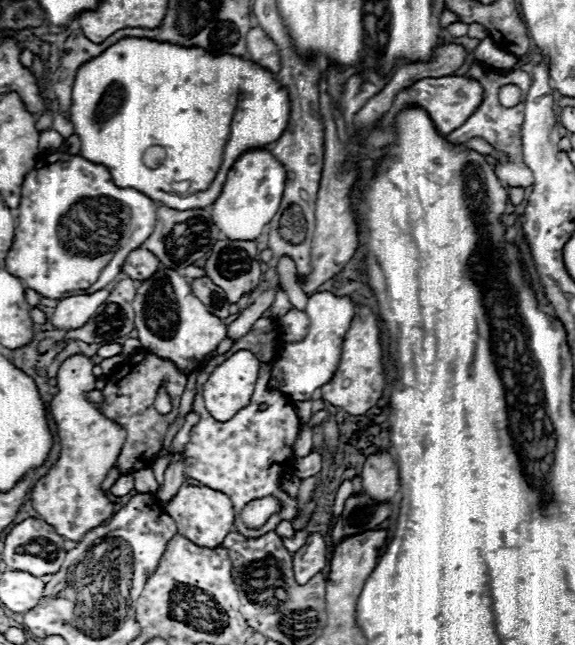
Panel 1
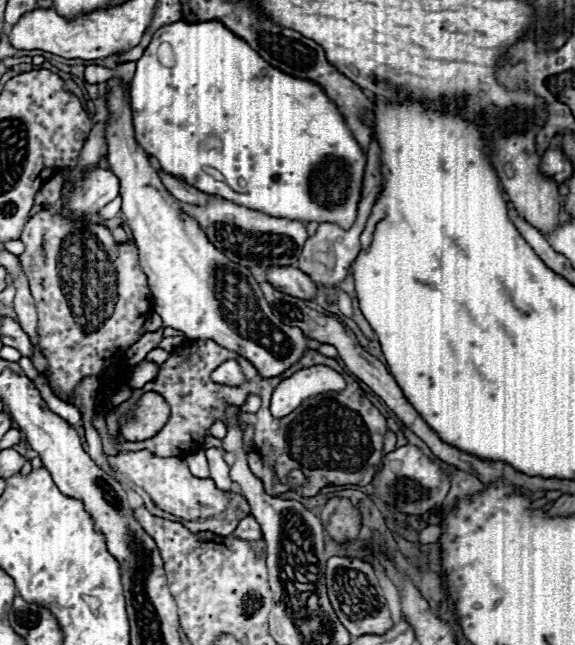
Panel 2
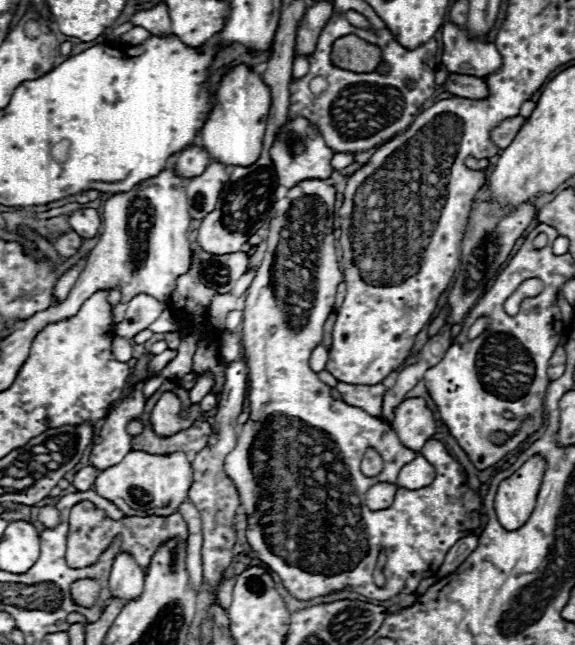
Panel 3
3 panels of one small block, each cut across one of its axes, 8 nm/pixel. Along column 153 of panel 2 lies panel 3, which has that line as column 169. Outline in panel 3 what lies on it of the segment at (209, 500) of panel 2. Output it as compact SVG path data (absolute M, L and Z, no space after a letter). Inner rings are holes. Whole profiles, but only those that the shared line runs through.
M140 450L128 452L124 460L112 468L102 470L94 480L94 490L112 500L120 510L132 508L140 512L148 512L160 508L162 516L172 514L178 506L188 500L188 488L192 484L192 466L184 452L172 452L166 456L156 456Z

